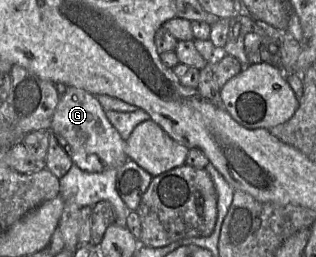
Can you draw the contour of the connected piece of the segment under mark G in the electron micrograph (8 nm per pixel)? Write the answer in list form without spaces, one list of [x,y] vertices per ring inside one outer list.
[[[70,87],[60,96],[49,131],[66,147],[73,164],[85,172],[101,173],[119,168],[128,160],[126,141],[110,124],[96,96],[83,89]]]

